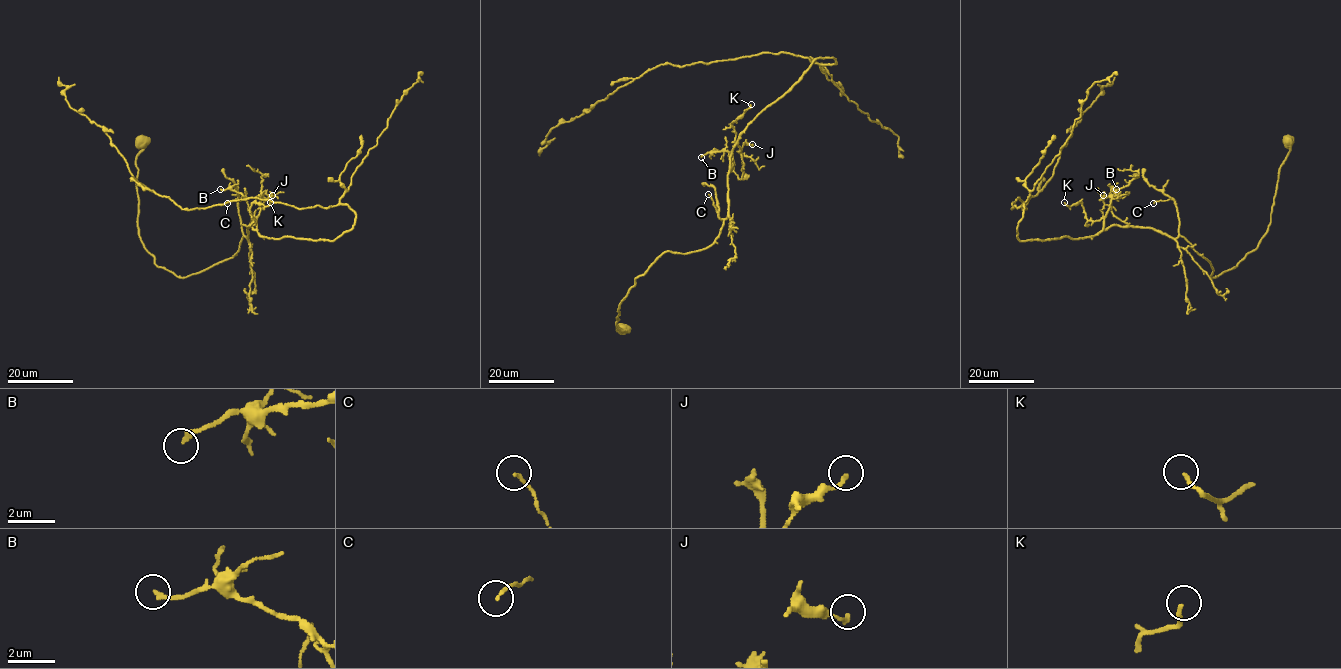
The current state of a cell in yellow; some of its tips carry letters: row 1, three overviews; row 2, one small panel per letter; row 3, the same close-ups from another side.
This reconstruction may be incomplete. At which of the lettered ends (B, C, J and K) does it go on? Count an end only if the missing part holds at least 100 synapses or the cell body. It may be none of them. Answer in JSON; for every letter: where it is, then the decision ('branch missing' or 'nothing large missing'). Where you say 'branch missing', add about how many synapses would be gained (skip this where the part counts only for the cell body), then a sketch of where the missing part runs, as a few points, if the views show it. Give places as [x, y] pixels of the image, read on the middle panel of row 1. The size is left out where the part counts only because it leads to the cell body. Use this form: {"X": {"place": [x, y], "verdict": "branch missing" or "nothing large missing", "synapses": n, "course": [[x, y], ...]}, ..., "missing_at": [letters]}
{"B": {"place": [701, 157], "verdict": "nothing large missing"}, "C": {"place": [708, 194], "verdict": "nothing large missing"}, "J": {"place": [752, 144], "verdict": "nothing large missing"}, "K": {"place": [751, 104], "verdict": "nothing large missing"}, "missing_at": []}

